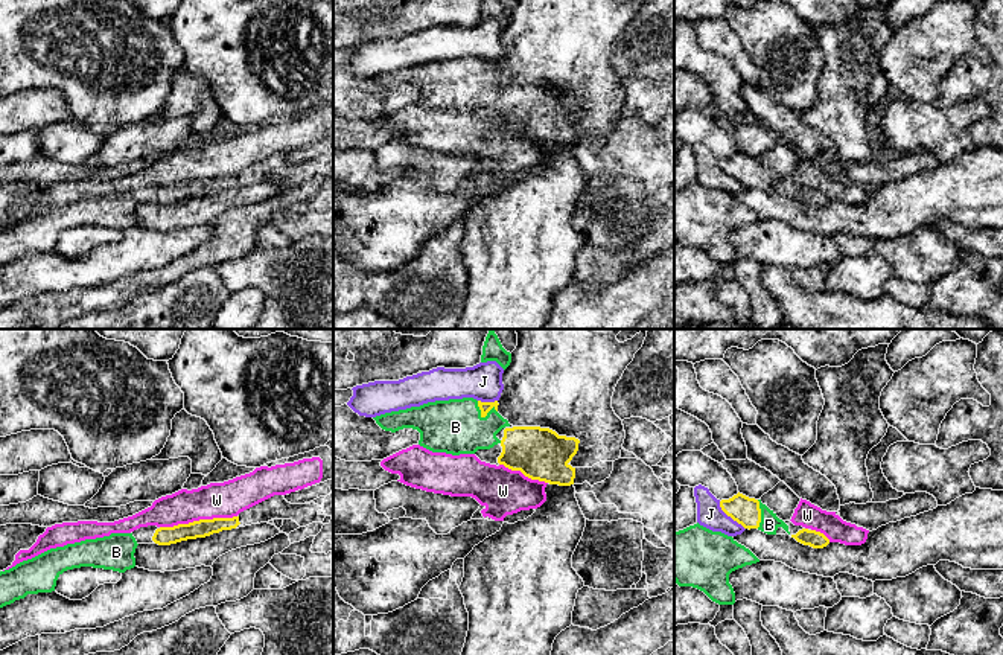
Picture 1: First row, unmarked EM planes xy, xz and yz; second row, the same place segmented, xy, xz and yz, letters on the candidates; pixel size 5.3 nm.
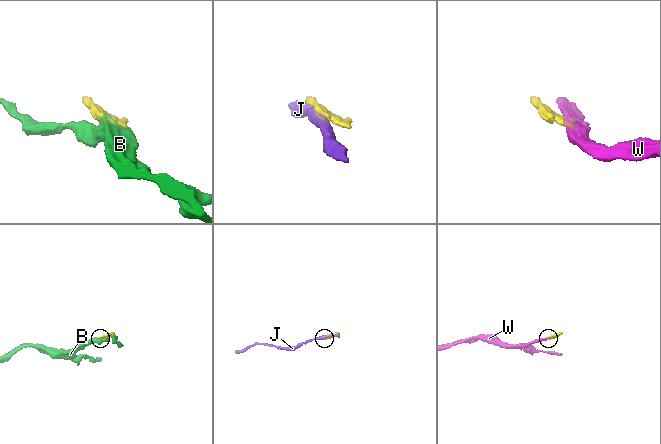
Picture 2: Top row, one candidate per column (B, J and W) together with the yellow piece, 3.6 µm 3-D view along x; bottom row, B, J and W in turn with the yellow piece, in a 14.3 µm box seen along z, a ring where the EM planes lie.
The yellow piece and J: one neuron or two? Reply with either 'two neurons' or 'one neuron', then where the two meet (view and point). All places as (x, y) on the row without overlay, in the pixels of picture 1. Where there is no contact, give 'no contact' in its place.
two neurons; meets yellow in yz at (729, 174)

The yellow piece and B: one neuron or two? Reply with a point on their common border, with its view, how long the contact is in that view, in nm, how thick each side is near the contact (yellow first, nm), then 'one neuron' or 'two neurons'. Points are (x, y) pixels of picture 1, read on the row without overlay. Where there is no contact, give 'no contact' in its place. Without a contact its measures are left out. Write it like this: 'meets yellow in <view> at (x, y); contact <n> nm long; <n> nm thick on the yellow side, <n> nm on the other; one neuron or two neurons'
meets yellow in xz at (483, 75); contact 130 nm long; 60 nm thick on the yellow side, 300 nm on the other; one neuron

